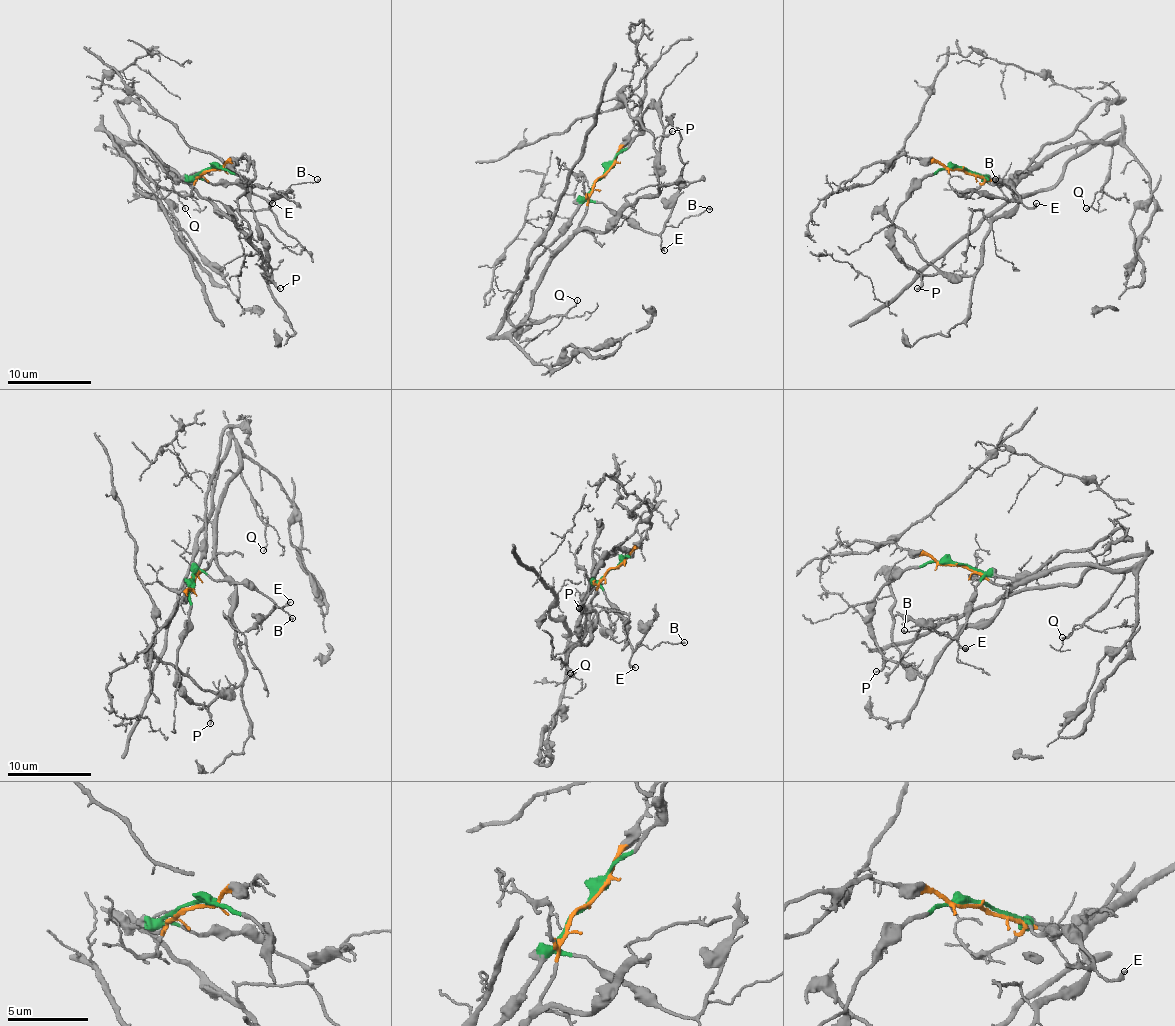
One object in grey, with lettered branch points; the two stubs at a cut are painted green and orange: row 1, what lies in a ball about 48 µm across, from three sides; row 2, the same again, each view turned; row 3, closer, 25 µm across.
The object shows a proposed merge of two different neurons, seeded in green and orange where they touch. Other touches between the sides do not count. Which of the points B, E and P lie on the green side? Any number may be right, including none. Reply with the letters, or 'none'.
B, E, P

